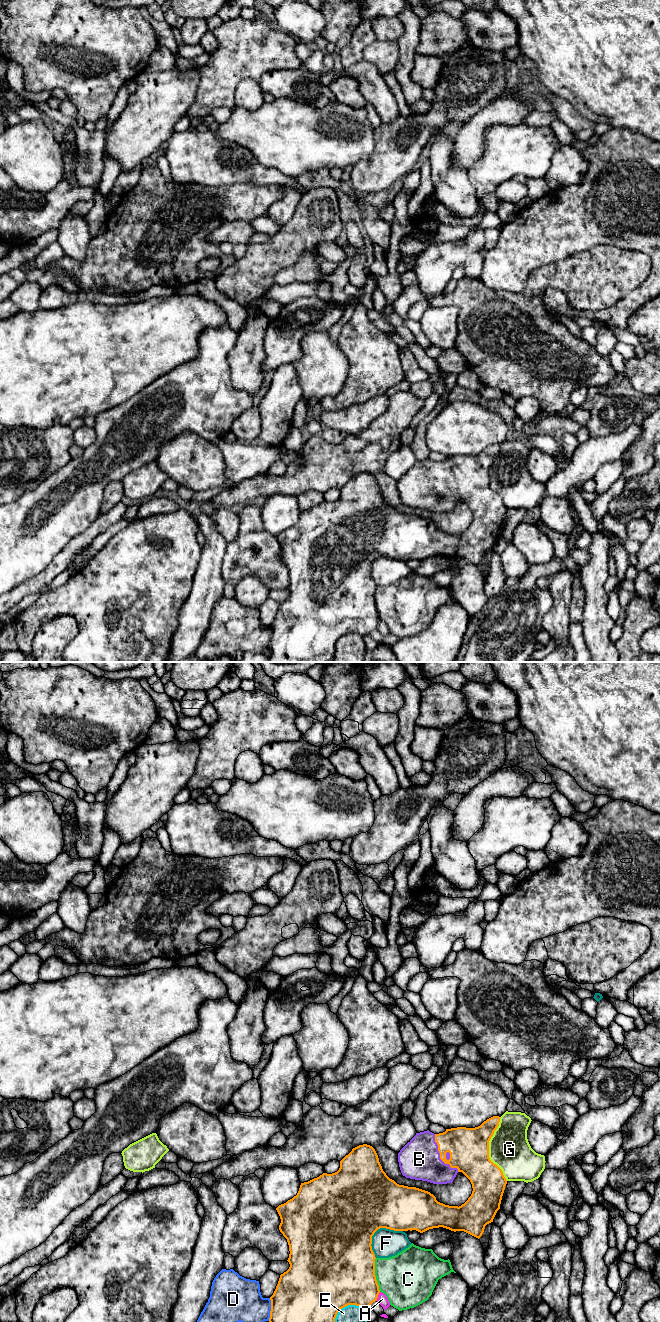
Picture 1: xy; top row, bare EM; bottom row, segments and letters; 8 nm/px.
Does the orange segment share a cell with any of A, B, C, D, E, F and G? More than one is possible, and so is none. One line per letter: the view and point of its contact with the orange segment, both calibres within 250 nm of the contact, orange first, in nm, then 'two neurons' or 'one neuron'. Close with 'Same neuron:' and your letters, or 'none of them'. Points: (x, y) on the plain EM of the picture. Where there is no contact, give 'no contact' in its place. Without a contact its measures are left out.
A: contact xy (377, 624); calibres 400 and 90 nm; two neurons
B: contact xy (440, 484); calibres 320 and 320 nm; one neuron
C: contact xy (374, 603); calibres 500 and 400 nm; two neurons
D: contact xy (271, 637); calibres 500 and 340 nm; two neurons
E: contact xy (340, 636); calibres 500 and 240 nm; two neurons
F: contact xy (376, 558); calibres 500 and 220 nm; two neurons
G: contact xy (488, 477); calibres 320 and 320 nm; two neurons
Same neuron: B

